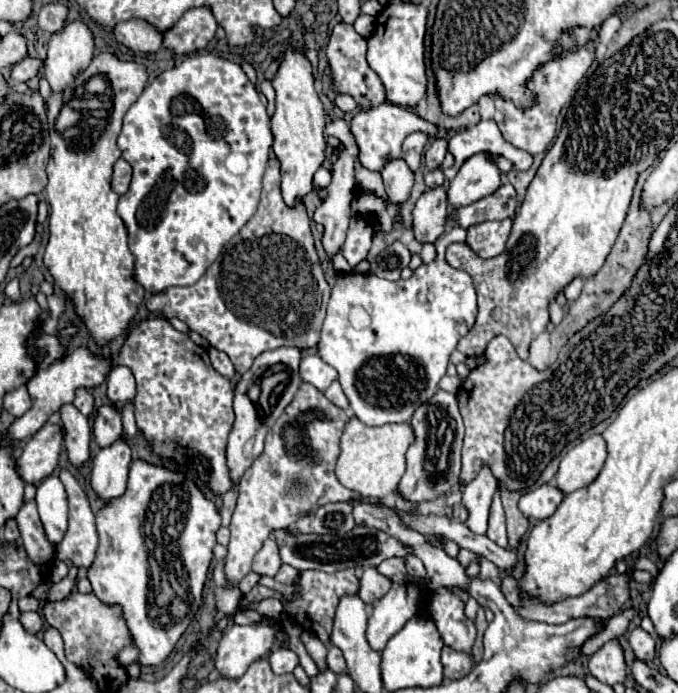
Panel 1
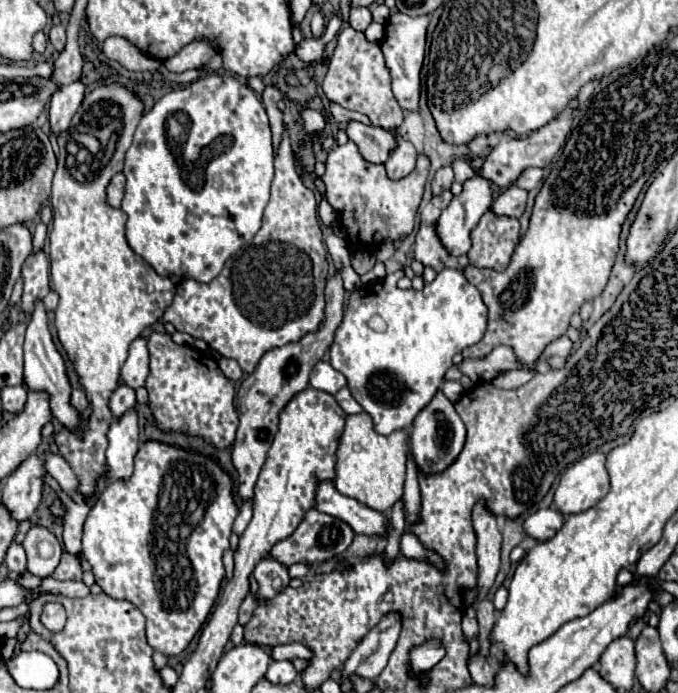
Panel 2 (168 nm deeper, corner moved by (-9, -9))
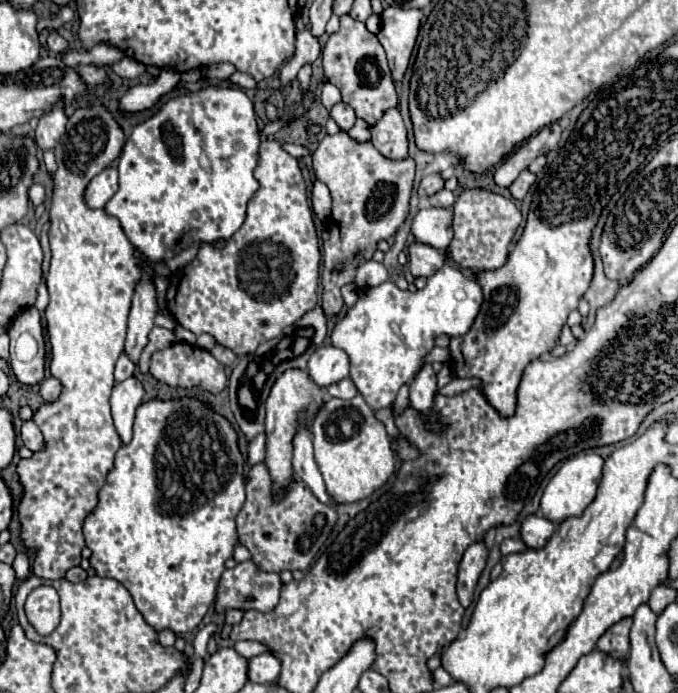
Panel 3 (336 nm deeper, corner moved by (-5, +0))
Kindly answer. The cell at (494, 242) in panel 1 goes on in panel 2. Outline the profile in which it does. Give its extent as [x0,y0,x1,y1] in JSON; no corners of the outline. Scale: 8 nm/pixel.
[469,211,519,271]

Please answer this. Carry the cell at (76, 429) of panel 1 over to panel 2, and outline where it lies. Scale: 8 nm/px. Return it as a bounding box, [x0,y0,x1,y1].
[23,301,79,431]

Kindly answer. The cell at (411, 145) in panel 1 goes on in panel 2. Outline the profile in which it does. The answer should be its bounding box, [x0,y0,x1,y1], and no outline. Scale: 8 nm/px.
[321,141,427,251]

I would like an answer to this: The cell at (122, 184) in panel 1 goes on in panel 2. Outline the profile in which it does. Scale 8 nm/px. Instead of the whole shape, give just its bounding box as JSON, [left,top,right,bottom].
[107,173,125,207]

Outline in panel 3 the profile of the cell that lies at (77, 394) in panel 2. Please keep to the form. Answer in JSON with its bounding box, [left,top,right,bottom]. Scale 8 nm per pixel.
[41,376,63,402]

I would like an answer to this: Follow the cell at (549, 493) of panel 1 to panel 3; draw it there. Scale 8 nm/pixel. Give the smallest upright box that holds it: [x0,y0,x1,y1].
[521,514,555,548]

